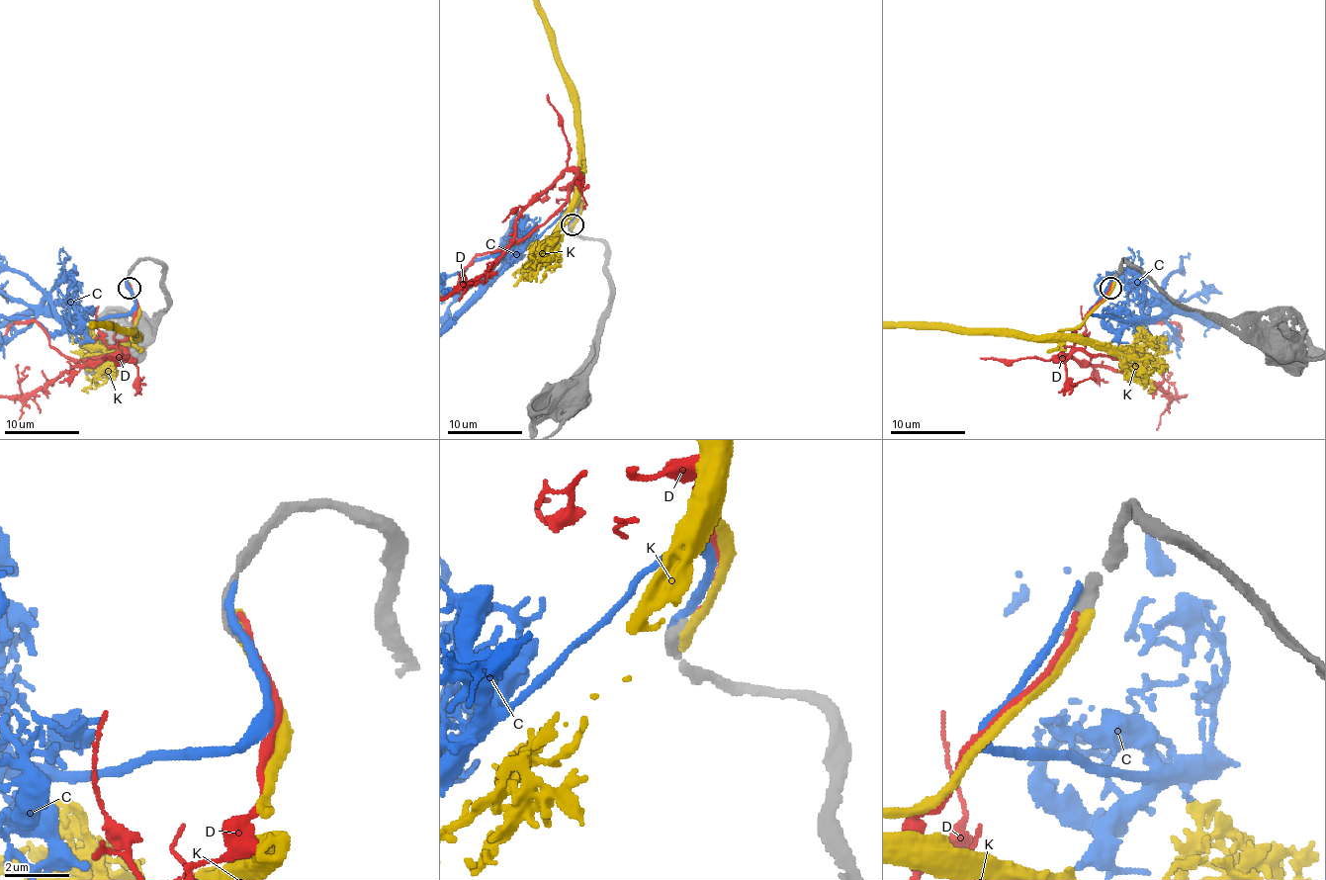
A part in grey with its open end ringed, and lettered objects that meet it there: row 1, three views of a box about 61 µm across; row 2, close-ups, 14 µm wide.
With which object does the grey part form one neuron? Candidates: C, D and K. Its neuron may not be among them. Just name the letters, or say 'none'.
K

